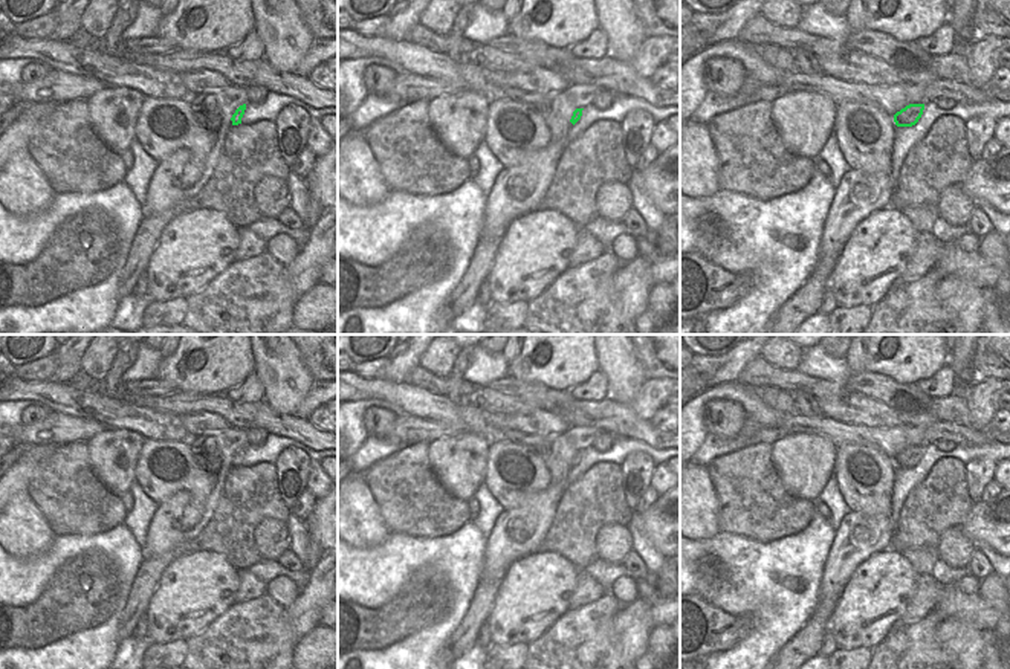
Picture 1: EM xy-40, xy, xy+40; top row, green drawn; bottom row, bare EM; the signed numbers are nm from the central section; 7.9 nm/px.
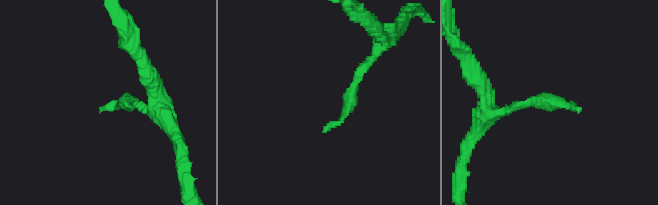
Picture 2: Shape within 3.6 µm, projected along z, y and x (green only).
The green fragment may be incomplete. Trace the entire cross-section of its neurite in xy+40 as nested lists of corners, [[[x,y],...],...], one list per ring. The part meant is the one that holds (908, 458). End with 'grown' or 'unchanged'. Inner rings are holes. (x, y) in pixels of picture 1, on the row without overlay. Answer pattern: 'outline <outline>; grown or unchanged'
outline [[[909,446],[894,457],[897,469],[912,469],[918,464],[924,452],[924,446]]]; unchanged

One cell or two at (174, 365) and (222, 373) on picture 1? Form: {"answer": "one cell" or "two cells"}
{"answer": "one cell"}

